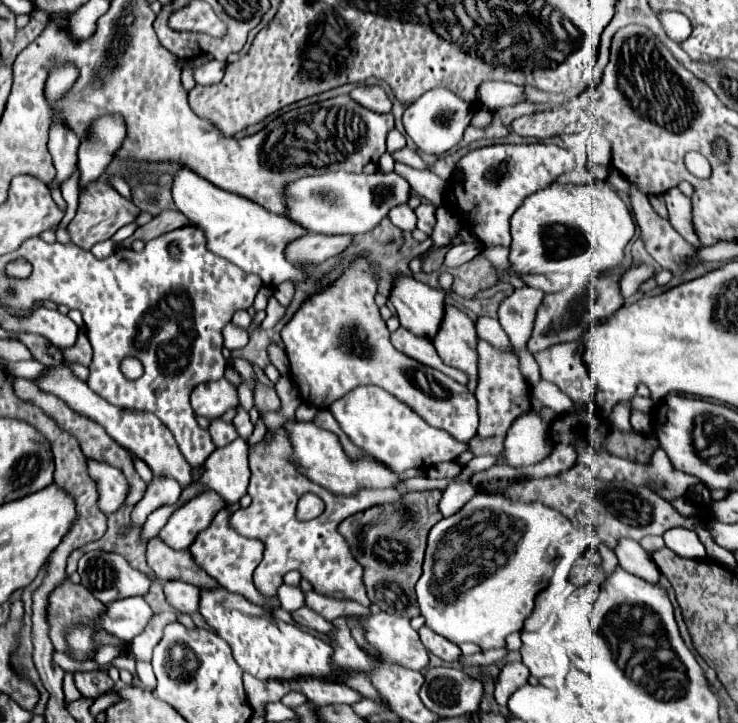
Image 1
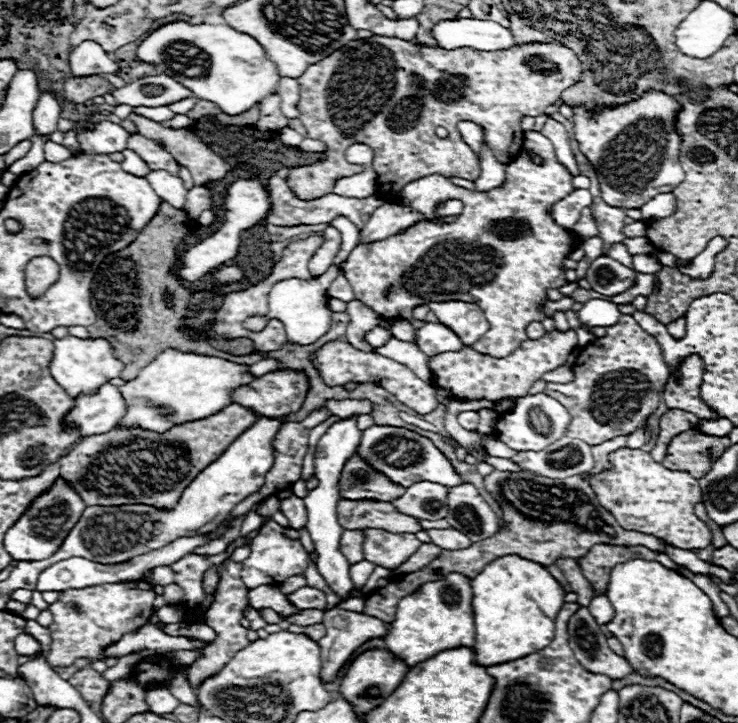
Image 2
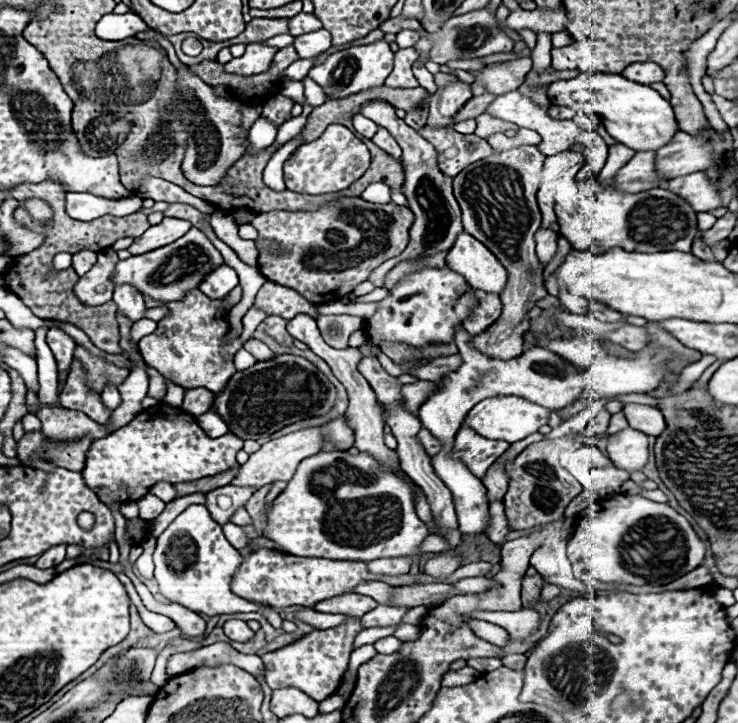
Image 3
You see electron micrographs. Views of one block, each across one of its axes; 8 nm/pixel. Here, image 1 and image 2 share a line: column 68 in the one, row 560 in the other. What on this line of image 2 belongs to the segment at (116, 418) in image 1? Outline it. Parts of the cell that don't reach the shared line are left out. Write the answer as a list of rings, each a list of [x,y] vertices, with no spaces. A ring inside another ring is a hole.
[[[368,528],[366,530],[366,540],[364,540],[364,558],[394,570],[396,566],[404,564],[418,548],[420,540],[414,534],[392,534],[386,530],[376,530]]]

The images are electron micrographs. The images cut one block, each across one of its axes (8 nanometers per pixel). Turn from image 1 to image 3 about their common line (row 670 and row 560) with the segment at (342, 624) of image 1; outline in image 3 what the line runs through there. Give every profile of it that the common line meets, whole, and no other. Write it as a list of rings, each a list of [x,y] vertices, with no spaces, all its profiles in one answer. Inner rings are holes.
[[[318,452],[316,456],[310,456],[306,460],[302,460],[302,464],[298,466],[294,478],[288,482],[286,490],[276,498],[276,502],[272,504],[272,510],[268,514],[264,514],[264,536],[270,538],[272,542],[280,544],[288,554],[296,554],[296,556],[326,556],[328,560],[358,560],[358,562],[370,562],[376,558],[386,558],[386,556],[416,556],[420,558],[422,552],[418,550],[422,540],[428,536],[428,528],[426,524],[416,516],[416,508],[414,508],[414,486],[404,480],[402,476],[390,474],[386,470],[382,470],[382,466],[366,452],[360,452],[358,456],[352,456],[348,452]]]

